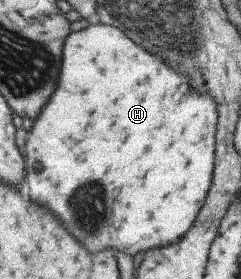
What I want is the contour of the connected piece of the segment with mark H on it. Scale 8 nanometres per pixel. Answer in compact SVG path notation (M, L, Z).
M96 21L66 36L63 41L59 68L61 68L61 74L59 74L55 92L39 110L37 118L33 120L31 130L23 138L24 176L27 180L29 200L35 206L47 208L63 224L63 228L89 252L113 248L133 257L141 252L146 253L152 249L162 249L177 243L194 223L212 181L214 134L216 133L216 104L213 99L209 95L199 95L196 91L189 90L185 84L185 76L171 72L167 66L163 66L163 62L155 60L155 56L151 58L151 54L147 54L143 48L133 46L133 42L118 28L102 25Z

